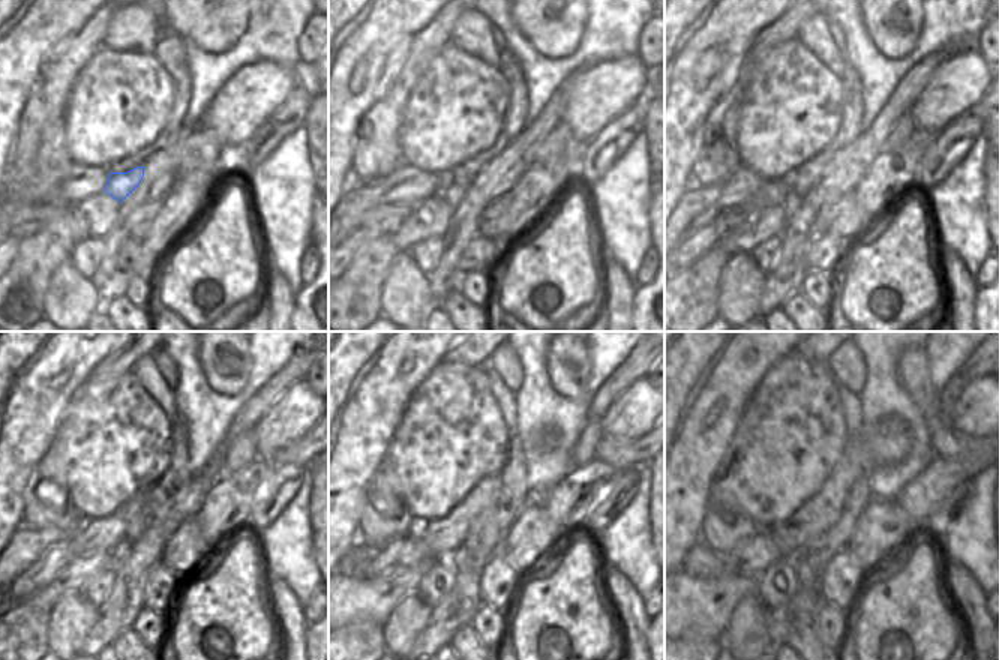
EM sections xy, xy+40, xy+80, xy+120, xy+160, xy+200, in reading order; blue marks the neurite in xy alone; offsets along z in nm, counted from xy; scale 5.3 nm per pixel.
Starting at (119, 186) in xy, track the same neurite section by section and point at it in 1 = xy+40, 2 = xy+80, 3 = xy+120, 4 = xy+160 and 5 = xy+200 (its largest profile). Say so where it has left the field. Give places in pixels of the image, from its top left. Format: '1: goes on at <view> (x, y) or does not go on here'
1: goes on at xy+40 (453, 194)
2: goes on at xy+80 (792, 201)
3: goes on at xy+120 (119, 554)
4: goes on at xy+160 (459, 554)
5: goes on at xy+200 (797, 558)

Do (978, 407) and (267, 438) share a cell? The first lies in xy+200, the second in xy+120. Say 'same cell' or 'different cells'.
same cell

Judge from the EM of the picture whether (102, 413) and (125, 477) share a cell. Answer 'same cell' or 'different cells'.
same cell

